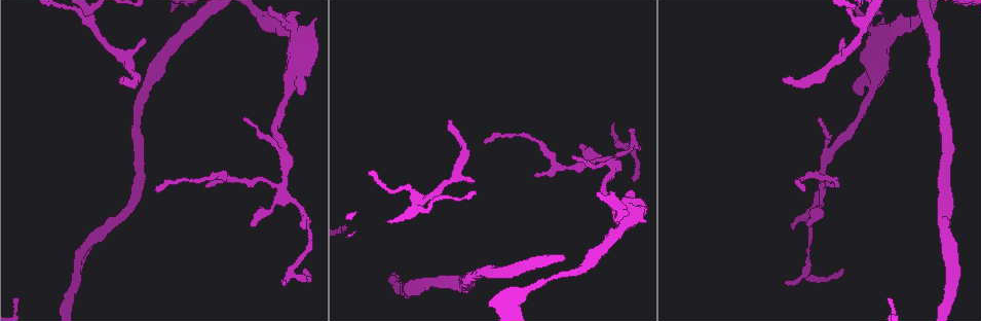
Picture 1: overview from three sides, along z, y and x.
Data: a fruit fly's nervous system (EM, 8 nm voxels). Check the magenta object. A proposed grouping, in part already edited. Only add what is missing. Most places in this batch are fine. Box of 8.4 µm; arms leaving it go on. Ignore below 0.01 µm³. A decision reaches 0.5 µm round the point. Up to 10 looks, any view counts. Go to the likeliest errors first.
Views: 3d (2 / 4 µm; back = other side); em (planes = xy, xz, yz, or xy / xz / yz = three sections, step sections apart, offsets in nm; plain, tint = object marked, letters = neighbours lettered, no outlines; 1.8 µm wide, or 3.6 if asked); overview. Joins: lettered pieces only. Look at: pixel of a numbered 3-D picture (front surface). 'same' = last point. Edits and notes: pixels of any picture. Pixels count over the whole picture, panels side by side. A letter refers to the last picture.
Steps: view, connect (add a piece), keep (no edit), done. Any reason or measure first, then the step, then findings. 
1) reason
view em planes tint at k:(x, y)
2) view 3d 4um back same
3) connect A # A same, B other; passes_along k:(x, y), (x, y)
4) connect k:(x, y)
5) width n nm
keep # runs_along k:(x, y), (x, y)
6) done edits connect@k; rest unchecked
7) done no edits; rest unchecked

free end
view em planes letters at 1:(121, 79)

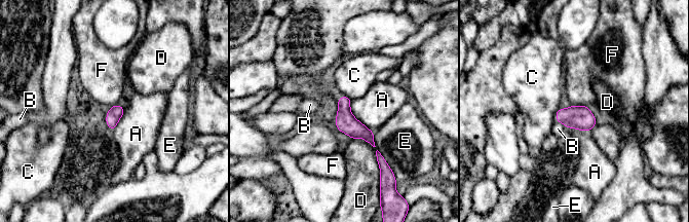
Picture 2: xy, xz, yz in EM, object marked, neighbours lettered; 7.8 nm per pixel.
longest_contact A 320 nm
keep # A other, B other, C other, D other, E other, F other; border 2:(350, 101), (350, 112), (373, 133); none of them fits

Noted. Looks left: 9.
abrupt turn
view 3d 2um back at 1:(281, 187)

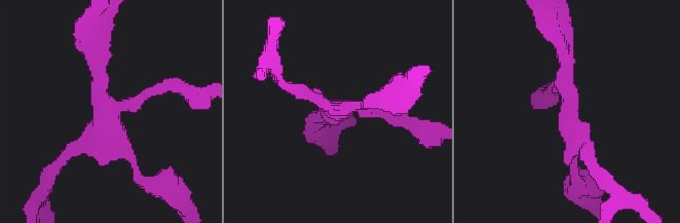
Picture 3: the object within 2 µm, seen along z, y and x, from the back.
arms 4; need the tissue
view em planes letters at 3:(337, 108)

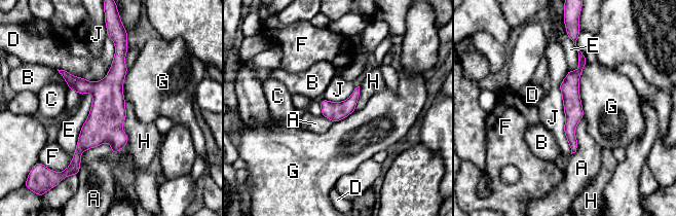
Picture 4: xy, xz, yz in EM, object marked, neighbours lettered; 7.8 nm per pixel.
width 140 nm
keep # A other, B other, C other, D other, E other, F other, G other, H other, J other; border 4:(568, 70), (560, 92), (571, 153); none of them fits

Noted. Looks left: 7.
thick turns thin
view 3d 4um at 1:(614, 202)

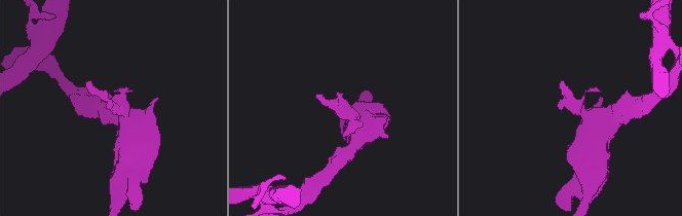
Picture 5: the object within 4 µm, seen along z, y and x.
view em yz step 16 tint at 5:(571, 107)

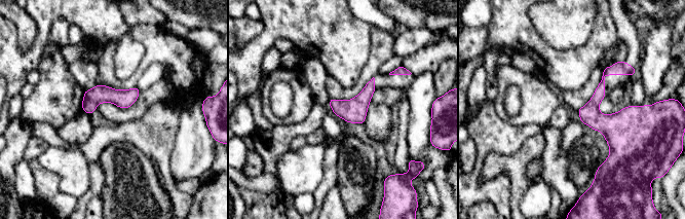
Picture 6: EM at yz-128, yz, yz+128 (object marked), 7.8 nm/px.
view em planes letters same

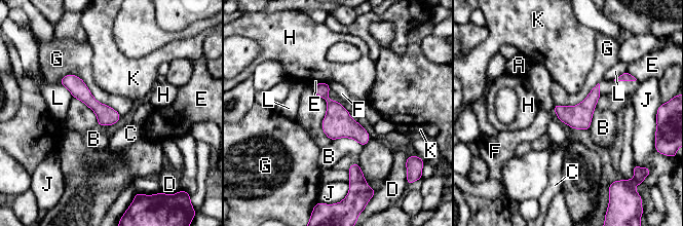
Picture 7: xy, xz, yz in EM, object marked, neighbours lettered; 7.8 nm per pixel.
width 150 nm; longest_contact G 550 nm
keep # A other, B other, C other, D other, E other, F other, G other, H other, J other, K other, L other; none of them fits

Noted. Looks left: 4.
four or more arms meet
view 3d 2um at 1:(857, 20)

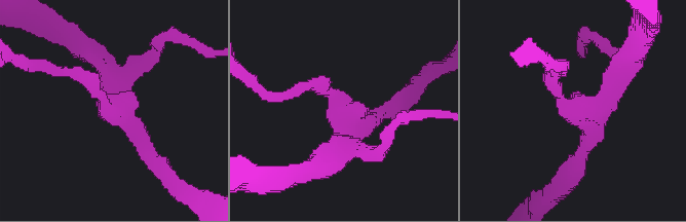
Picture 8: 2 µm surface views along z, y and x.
view em planes letters at 8:(341, 113)

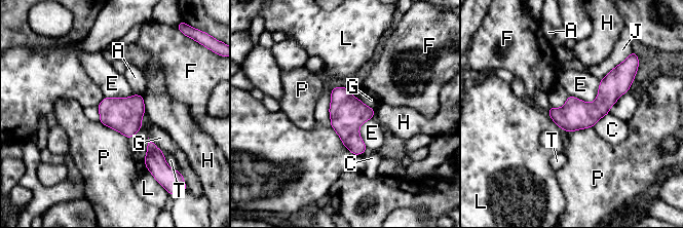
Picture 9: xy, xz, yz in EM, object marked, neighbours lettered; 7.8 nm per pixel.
width 240 nm
keep # A other, C other, E other, F other, G other, H other, J other, L other, P other, T other; runs_along 9:(628, 81), (589, 114), (552, 114); no lettered piece goes on from it

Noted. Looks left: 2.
done no edits; rest unchecked

